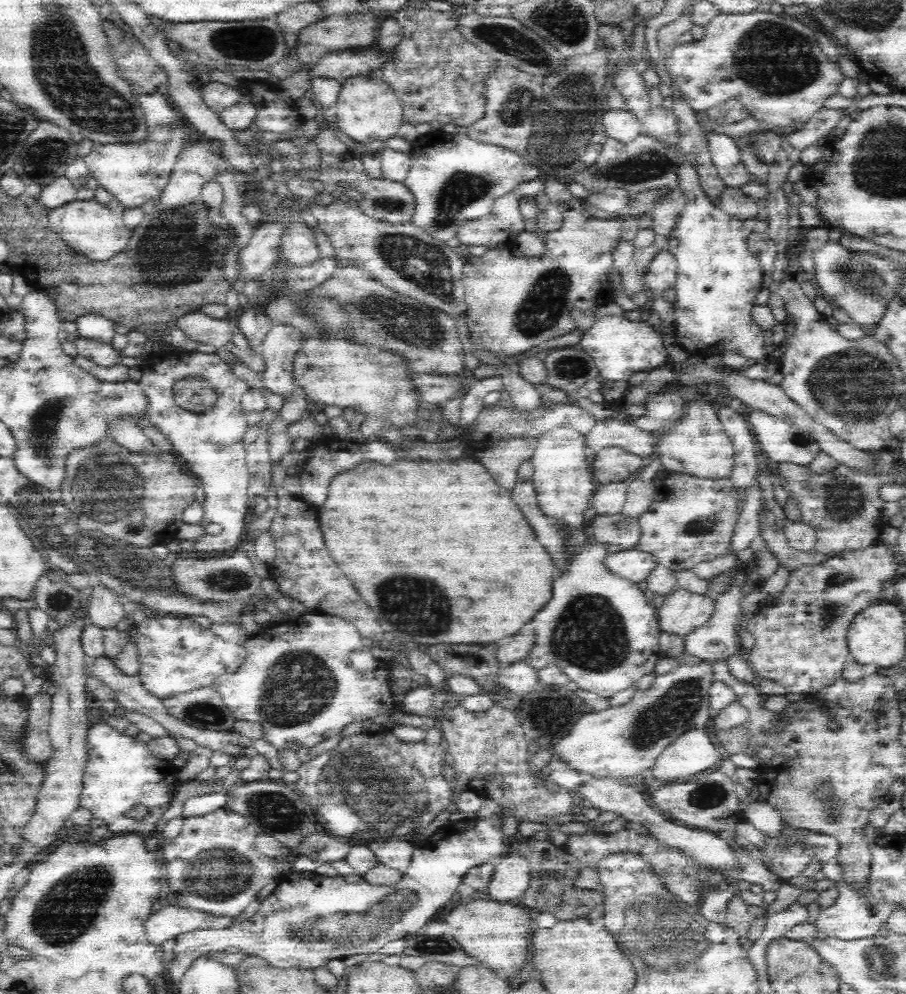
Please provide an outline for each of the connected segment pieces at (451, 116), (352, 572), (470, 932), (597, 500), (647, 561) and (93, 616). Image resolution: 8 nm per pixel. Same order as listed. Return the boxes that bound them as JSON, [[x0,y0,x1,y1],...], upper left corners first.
[[382,6,502,128],[314,456,556,644],[446,900,534,978],[590,482,626,516],[604,548,656,586],[88,586,126,630]]

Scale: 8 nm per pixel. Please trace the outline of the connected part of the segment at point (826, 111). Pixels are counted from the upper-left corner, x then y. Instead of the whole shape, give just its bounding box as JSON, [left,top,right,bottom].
[782,104,846,152]

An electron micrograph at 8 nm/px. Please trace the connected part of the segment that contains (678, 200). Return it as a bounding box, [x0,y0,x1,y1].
[652,188,688,238]

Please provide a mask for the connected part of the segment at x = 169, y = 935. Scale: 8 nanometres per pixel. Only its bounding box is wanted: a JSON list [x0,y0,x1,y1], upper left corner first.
[146,902,234,946]

